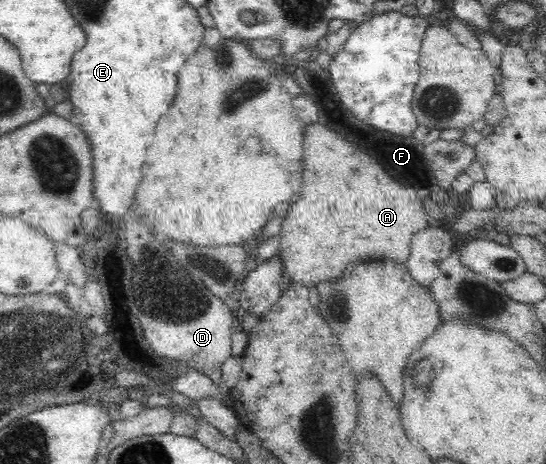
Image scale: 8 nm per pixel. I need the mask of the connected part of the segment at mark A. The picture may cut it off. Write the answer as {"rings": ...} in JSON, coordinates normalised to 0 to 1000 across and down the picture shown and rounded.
{"rings":[[[584,263],[575,267],[557,269],[555,291],[555,351],[559,351],[559,369],[555,369],[555,420],[548,425],[551,433],[540,433],[537,446],[529,450],[529,463],[526,463],[526,476],[518,481],[515,504],[513,534],[509,552],[516,565],[518,588],[522,599],[529,601],[531,610],[542,608],[566,621],[584,610],[584,606],[617,606],[636,571],[650,558],[716,558],[723,563],[722,571],[742,573],[749,558],[753,541],[753,522],[756,506],[767,502],[767,498],[778,498],[786,494],[786,487],[793,478],[784,466],[784,435],[775,429],[771,416],[760,403],[738,403],[738,397],[725,392],[683,341],[665,332],[658,321],[650,321],[643,308],[636,308],[634,300],[625,297],[617,284],[590,272]]]}

